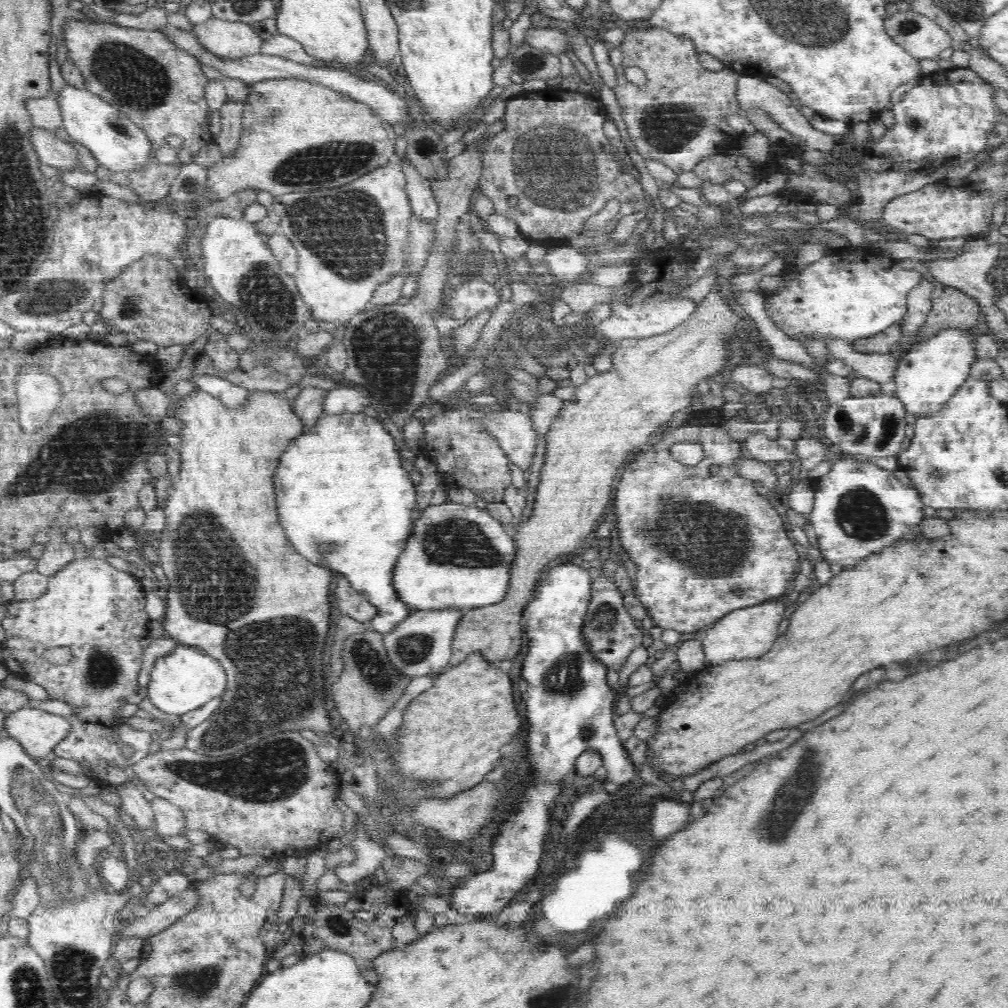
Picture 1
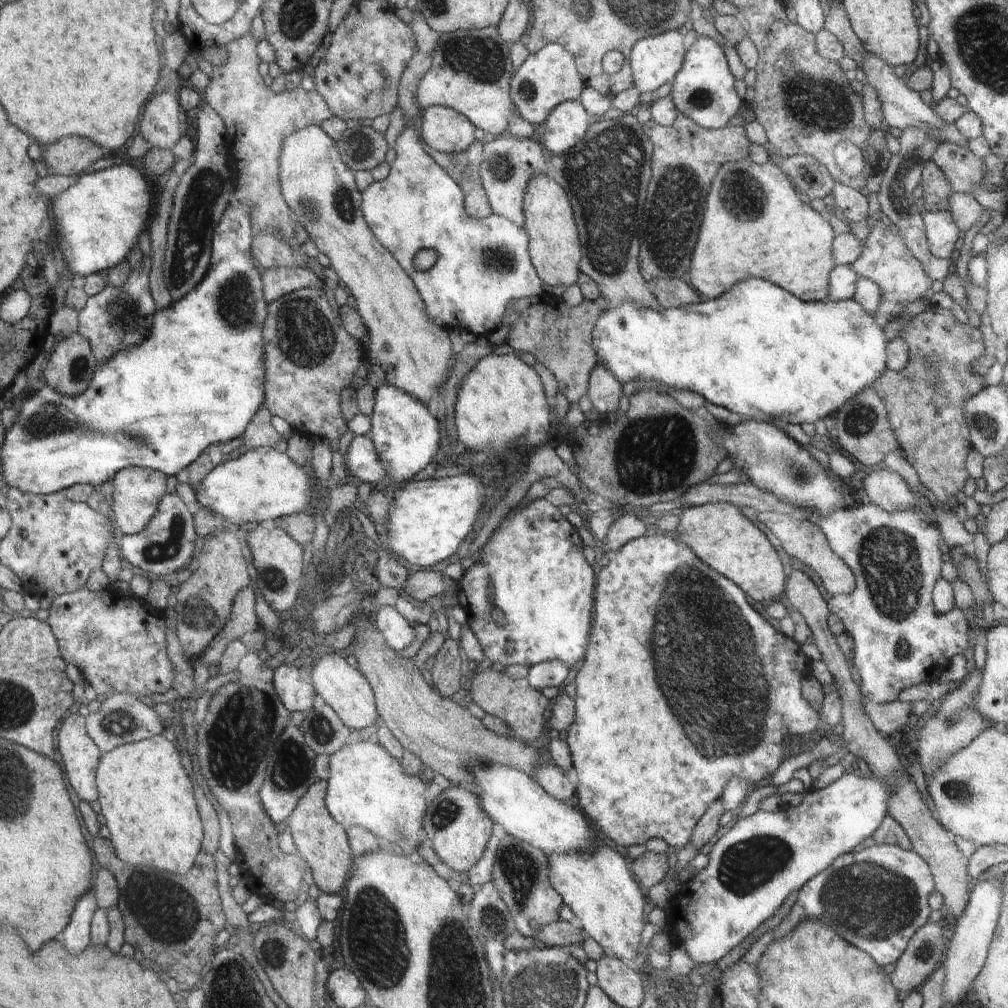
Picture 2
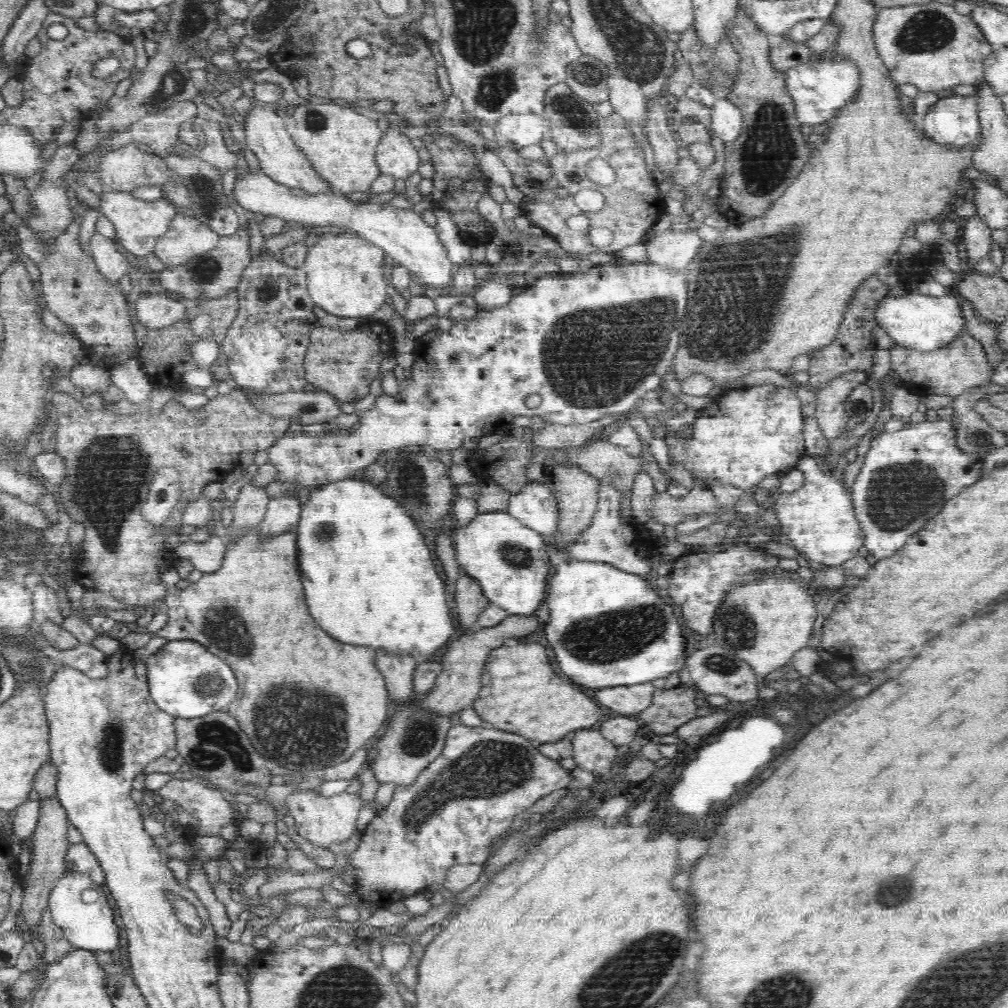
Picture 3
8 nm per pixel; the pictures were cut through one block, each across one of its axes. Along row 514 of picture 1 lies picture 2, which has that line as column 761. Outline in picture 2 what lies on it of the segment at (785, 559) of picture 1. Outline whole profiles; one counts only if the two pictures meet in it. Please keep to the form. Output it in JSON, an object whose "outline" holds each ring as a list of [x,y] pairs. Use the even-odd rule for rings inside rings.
{"outline":[[[650,531],[648,534],[644,536],[635,538],[630,542],[627,542],[612,558],[612,560],[605,559],[603,561],[603,569],[598,572],[598,576],[596,576],[596,592],[594,592],[594,596],[596,596],[596,604],[594,604],[594,612],[596,612],[596,616],[594,616],[594,624],[592,624],[592,630],[590,630],[590,638],[588,638],[588,646],[586,646],[586,658],[584,658],[584,664],[582,664],[582,668],[576,674],[576,720],[572,722],[572,726],[568,727],[566,742],[569,746],[569,751],[572,757],[573,766],[572,772],[574,772],[574,777],[576,778],[576,774],[578,774],[578,782],[577,788],[575,790],[575,794],[578,798],[577,804],[584,816],[588,818],[592,824],[596,826],[596,828],[602,830],[612,842],[616,842],[616,844],[620,846],[632,846],[634,844],[645,844],[650,840],[650,838],[662,838],[665,840],[668,845],[674,846],[674,848],[682,849],[689,844],[689,840],[691,837],[691,832],[693,828],[696,826],[700,817],[706,812],[706,809],[718,800],[720,796],[722,796],[722,790],[726,788],[728,781],[731,778],[738,777],[744,780],[747,780],[750,784],[753,782],[758,782],[762,780],[762,778],[766,778],[767,776],[771,776],[771,774],[775,772],[775,770],[785,762],[790,756],[801,753],[799,737],[802,734],[810,734],[810,732],[814,732],[817,730],[818,723],[820,723],[820,715],[814,710],[813,706],[810,706],[810,703],[801,695],[801,684],[802,681],[806,678],[806,676],[812,674],[811,664],[812,660],[808,655],[802,652],[799,645],[793,638],[790,638],[786,635],[782,636],[781,632],[776,632],[772,626],[770,626],[770,622],[768,620],[764,620],[750,604],[748,604],[748,600],[746,600],[746,596],[744,596],[745,592],[742,592],[736,584],[732,584],[728,578],[724,578],[722,574],[718,574],[716,570],[710,570],[710,566],[706,566],[704,562],[700,562],[694,554],[692,554],[692,550],[688,548],[685,544],[678,544],[678,540],[674,542],[672,540],[671,535],[661,536],[656,535],[654,532]],[[670,614],[672,614],[672,622],[670,622]],[[706,634],[706,636],[704,636]],[[646,650],[646,652],[644,652]],[[738,724],[738,726],[736,726]],[[742,724],[742,726],[740,726]],[[696,726],[700,726],[700,728],[696,728]],[[704,728],[748,728],[748,730],[704,730]],[[720,740],[728,740],[728,744],[730,746],[718,746],[718,744],[722,744]]]}

